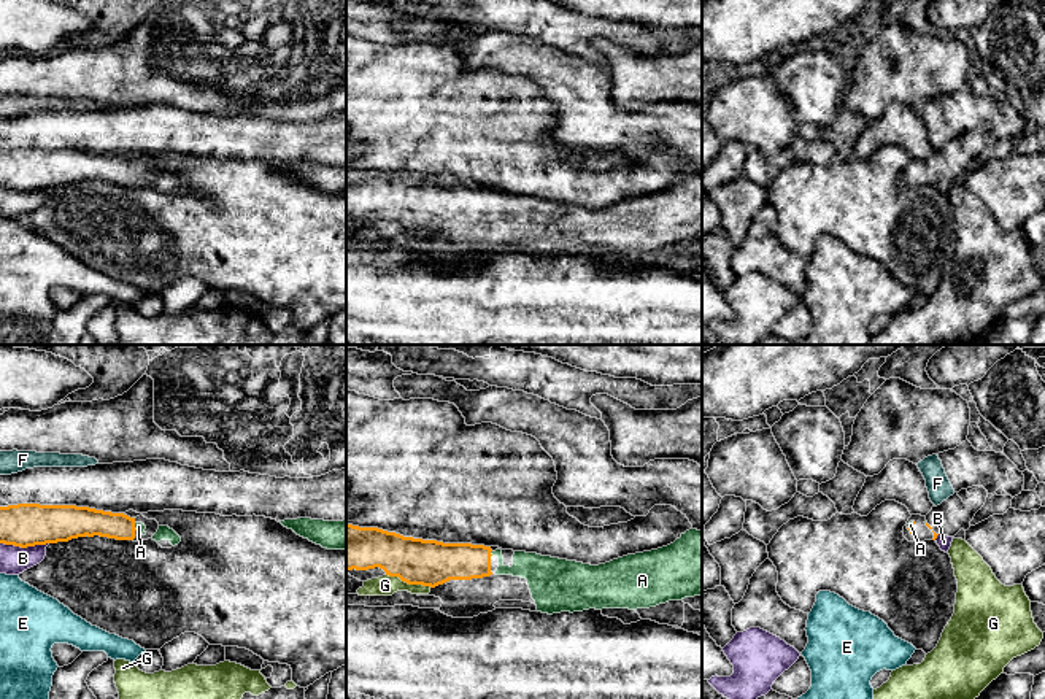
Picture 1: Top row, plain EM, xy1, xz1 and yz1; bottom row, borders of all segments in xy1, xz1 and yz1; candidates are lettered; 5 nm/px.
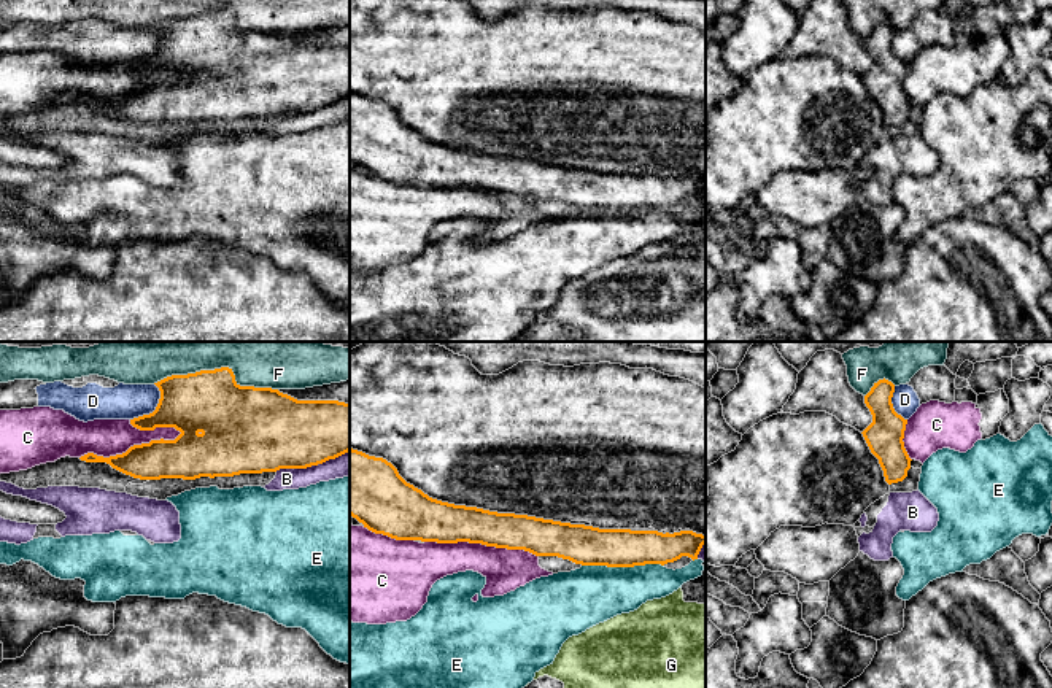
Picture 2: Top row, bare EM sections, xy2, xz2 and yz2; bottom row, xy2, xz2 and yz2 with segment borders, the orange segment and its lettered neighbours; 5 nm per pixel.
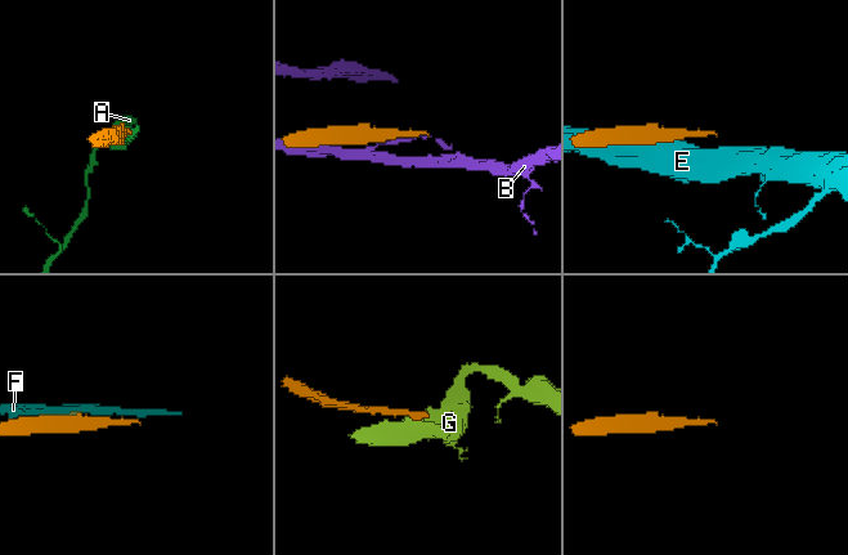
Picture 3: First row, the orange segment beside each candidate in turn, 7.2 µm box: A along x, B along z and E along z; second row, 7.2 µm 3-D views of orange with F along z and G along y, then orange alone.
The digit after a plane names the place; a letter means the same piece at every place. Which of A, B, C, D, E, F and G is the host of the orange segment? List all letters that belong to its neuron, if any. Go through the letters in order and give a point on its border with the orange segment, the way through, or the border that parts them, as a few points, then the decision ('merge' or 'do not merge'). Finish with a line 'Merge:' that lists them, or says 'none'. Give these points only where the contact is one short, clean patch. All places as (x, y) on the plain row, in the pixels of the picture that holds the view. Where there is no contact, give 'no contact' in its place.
A: contact xz1 (489, 197); way xz1 (442, 207), (474, 205), (489, 197), (505, 213), (534, 212); merge
B: contact xy2 (312, 108); do not merge
C: contact xy2 (131, 91); do not merge
D: contact xy2 (156, 53); do not merge
E: contact xz2 (623, 210); do not merge
F: contact xy2 (218, 13); do not merge
G: contact xz1 (408, 227); border xz1 (386, 218), (397, 220), (408, 227), (431, 231); do not merge
Merge: A

